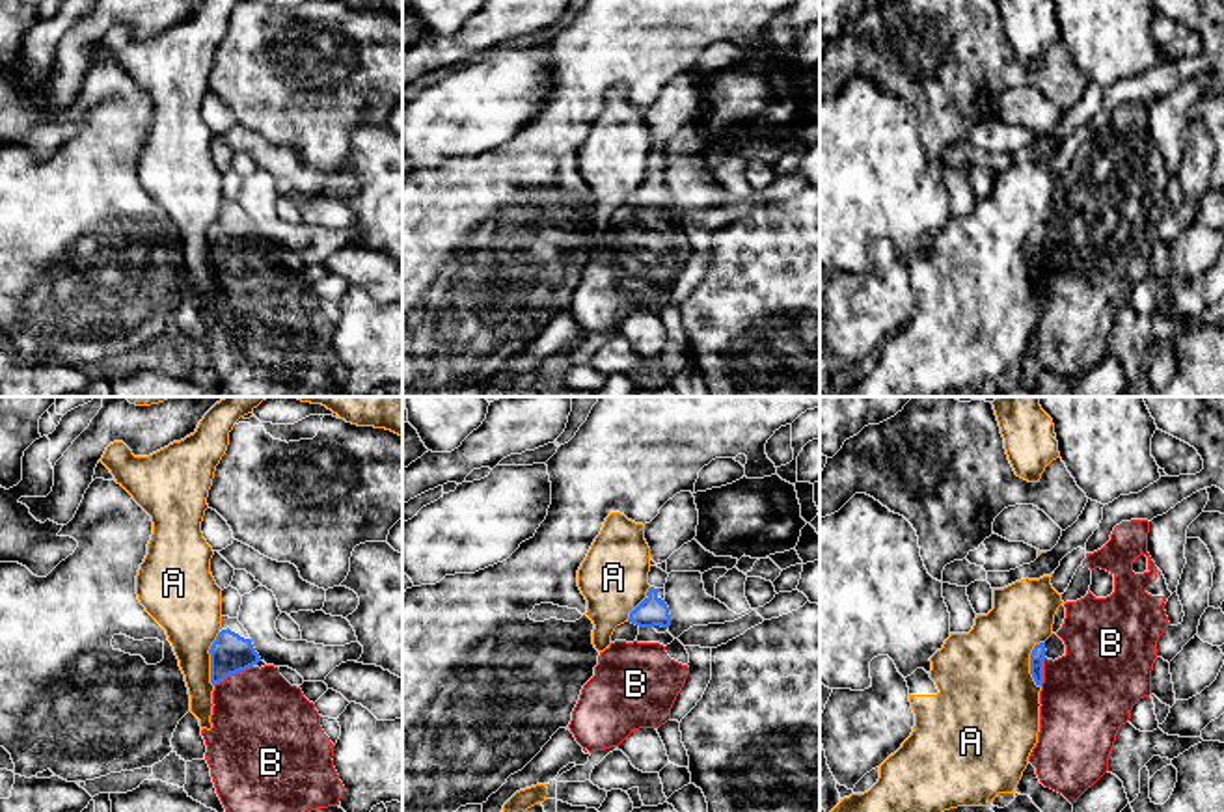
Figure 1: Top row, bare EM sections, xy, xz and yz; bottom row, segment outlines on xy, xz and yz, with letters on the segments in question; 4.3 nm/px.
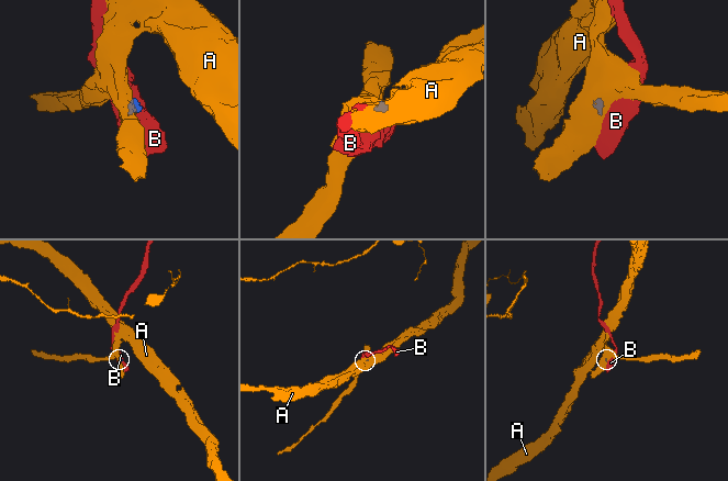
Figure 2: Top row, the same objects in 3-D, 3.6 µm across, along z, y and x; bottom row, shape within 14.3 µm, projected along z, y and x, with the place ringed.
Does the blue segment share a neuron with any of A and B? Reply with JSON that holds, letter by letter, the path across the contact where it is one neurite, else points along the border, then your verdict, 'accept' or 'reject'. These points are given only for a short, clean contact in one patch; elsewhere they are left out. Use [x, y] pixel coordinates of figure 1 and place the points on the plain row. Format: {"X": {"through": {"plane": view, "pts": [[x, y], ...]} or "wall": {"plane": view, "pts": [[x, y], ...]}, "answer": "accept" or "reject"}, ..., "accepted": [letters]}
{"A": {"wall": {"plane": "xy", "pts": [[220, 215], [209, 233], [209, 265], [213, 269]]}, "answer": "reject"}, "B": {"through": {"plane": "xy", "pts": [[230, 237], [233, 256], [261, 306]]}, "answer": "accept"}, "accepted": ["B"]}

